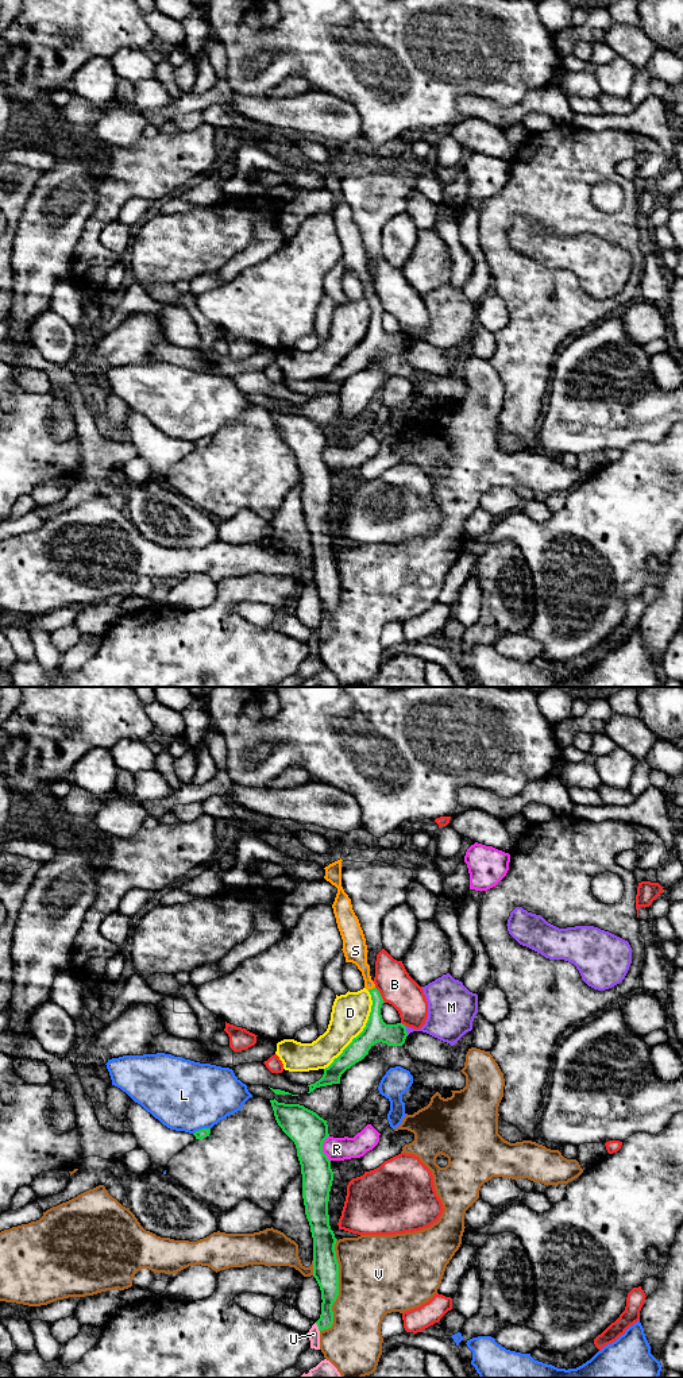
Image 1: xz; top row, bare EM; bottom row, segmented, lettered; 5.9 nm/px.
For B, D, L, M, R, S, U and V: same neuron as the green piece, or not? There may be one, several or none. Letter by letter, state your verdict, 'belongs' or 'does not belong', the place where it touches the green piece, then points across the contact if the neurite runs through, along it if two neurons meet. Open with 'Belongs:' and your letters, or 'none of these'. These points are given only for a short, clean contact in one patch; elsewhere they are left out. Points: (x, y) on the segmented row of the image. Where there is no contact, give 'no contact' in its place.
Belongs: S
B: does not belong; contact xz (379, 995)
D: does not belong; contact xz (363, 1030)
L: does not belong; contact xz (203, 1128); border xz (209, 1127), (203, 1127), (193, 1134)
M: does not belong; contact xz (405, 1030); border xz (404, 1026), (408, 1034)
R: does not belong; contact xz (321, 1149)
S: belongs; contact xz (370, 989); way xz (375, 1030), (375, 995), (370, 989), (365, 968), (355, 950)
U: does not belong; contact xz (317, 1326)
V: does not belong; contact xz (338, 1288)

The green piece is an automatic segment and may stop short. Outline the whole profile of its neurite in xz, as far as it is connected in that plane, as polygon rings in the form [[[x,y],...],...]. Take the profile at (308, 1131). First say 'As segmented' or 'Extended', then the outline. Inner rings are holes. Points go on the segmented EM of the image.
As segmented. [[[275,1099],[270,1100],[270,1103],[278,1126],[294,1142],[301,1165],[302,1198],[305,1215],[313,1238],[313,1277],[320,1286],[323,1300],[321,1315],[316,1324],[319,1331],[324,1331],[331,1328],[333,1324],[332,1305],[339,1296],[339,1263],[335,1251],[337,1239],[331,1230],[328,1215],[328,1201],[333,1181],[333,1172],[331,1169],[331,1161],[323,1153],[323,1143],[329,1136],[328,1124],[327,1120],[304,1105],[278,1103]]]

